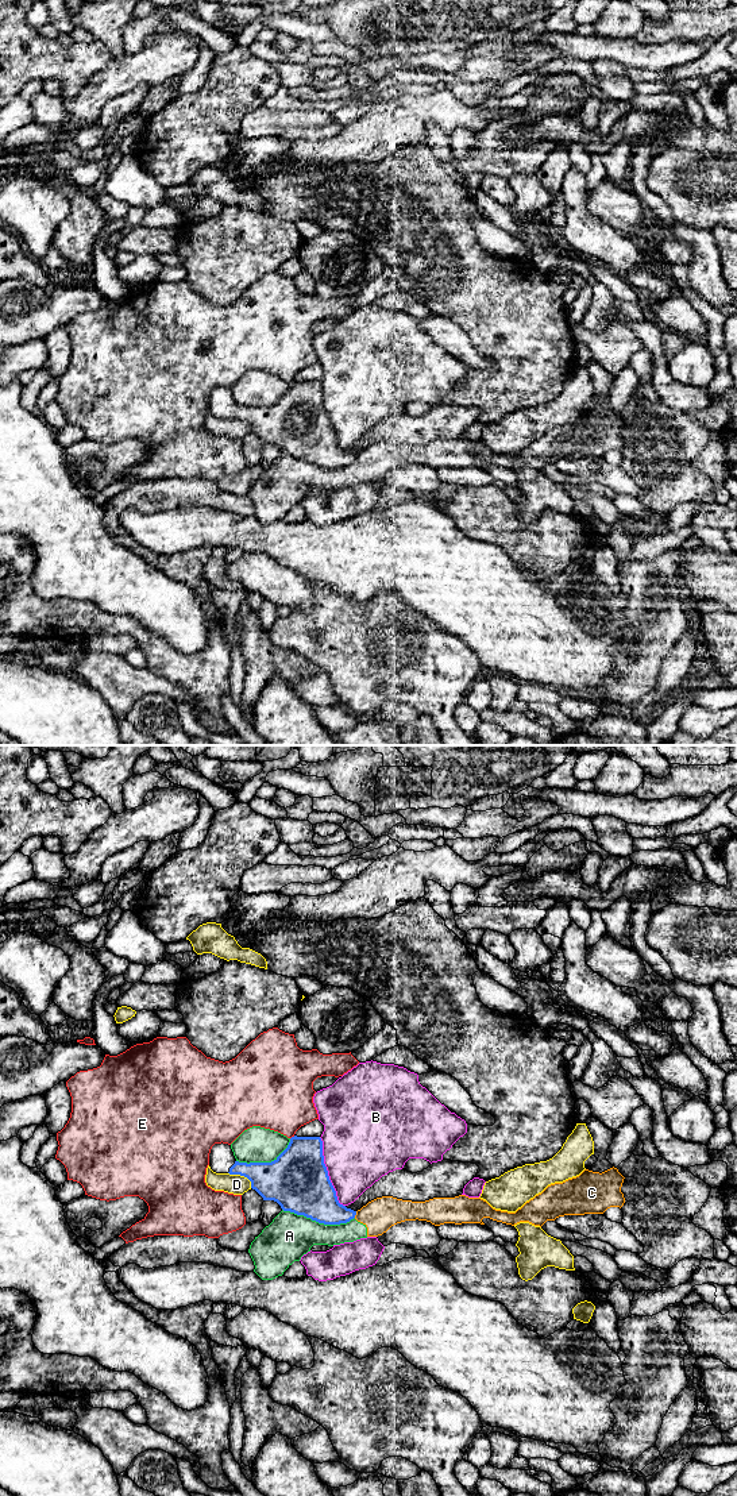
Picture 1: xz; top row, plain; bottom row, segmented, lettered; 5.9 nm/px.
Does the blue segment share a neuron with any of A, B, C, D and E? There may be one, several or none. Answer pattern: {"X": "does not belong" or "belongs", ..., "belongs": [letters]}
{"A": "does not belong", "B": "does not belong", "C": "does not belong", "D": "does not belong", "E": "does not belong", "belongs": []}

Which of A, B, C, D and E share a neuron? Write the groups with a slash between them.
A C / B / D / E

